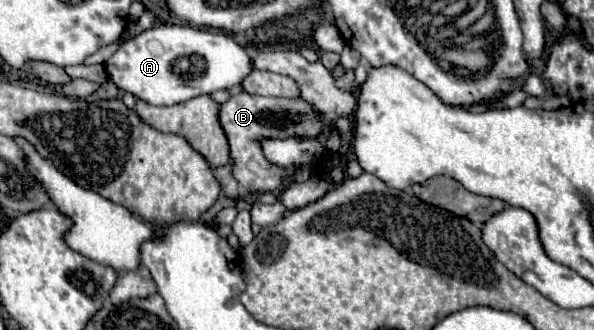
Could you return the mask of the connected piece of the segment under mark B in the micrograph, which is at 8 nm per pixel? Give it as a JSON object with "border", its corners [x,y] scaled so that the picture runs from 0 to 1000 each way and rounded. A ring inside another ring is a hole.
{"border":[[[414,279],[387,291],[384,309],[370,315],[367,364],[387,436],[391,527],[401,545],[401,558],[421,588],[458,582],[471,564],[478,539],[478,521],[444,479],[434,442],[438,418],[448,418],[448,412],[481,418],[485,406],[535,418],[539,400],[545,394],[542,352],[508,297],[444,297],[444,291],[428,291]]]}

